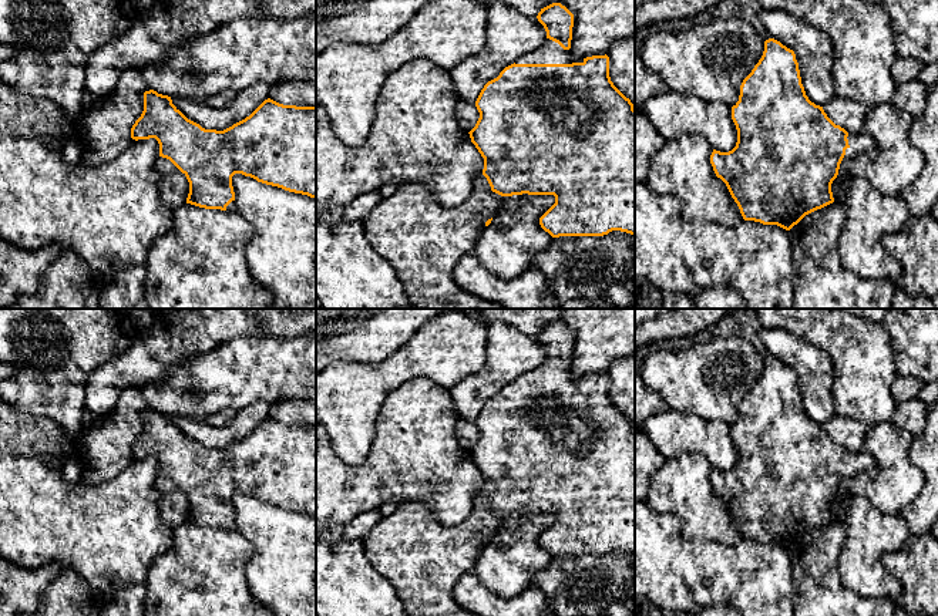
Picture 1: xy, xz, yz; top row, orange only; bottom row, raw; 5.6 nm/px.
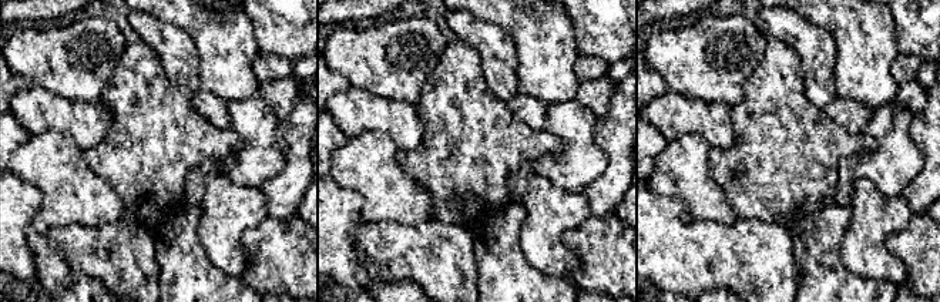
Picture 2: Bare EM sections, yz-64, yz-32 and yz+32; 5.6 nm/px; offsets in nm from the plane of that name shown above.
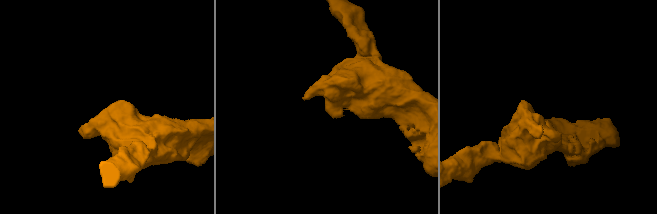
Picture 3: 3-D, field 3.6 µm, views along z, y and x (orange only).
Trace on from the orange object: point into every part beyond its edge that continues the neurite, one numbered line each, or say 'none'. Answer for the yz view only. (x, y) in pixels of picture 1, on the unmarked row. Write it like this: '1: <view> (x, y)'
1: yz (860, 463)

